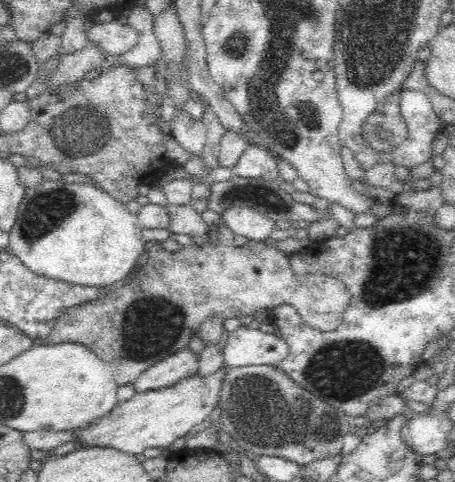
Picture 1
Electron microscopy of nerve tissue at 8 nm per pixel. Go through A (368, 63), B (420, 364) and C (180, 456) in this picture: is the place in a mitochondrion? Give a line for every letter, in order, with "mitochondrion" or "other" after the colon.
A: mitochondrion
B: other
C: other

